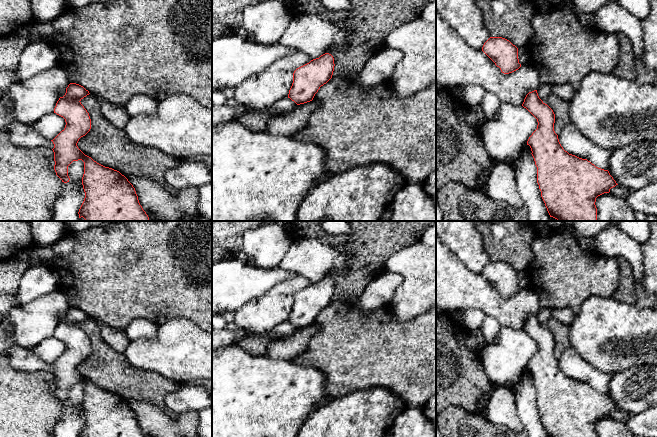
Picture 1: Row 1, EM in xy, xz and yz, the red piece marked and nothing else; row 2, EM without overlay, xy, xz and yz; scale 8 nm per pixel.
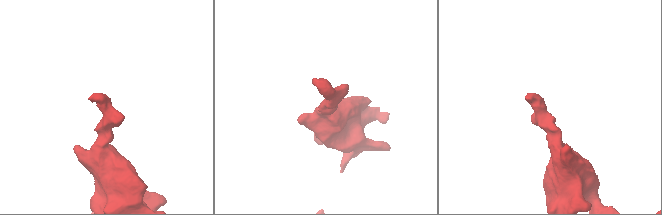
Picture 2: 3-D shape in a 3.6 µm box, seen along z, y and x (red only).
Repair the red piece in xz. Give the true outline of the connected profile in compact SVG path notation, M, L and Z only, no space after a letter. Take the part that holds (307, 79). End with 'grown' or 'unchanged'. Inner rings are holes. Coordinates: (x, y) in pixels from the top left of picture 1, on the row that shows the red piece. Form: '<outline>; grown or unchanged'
M325 53L297 68L293 73L293 83L288 96L263 110L286 114L298 105L312 101L320 87L332 78L334 66L333 56Z; grown

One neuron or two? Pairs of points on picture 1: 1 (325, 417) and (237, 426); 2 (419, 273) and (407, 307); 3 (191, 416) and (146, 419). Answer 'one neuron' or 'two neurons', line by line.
1: two neurons
2: one neuron
3: one neuron

